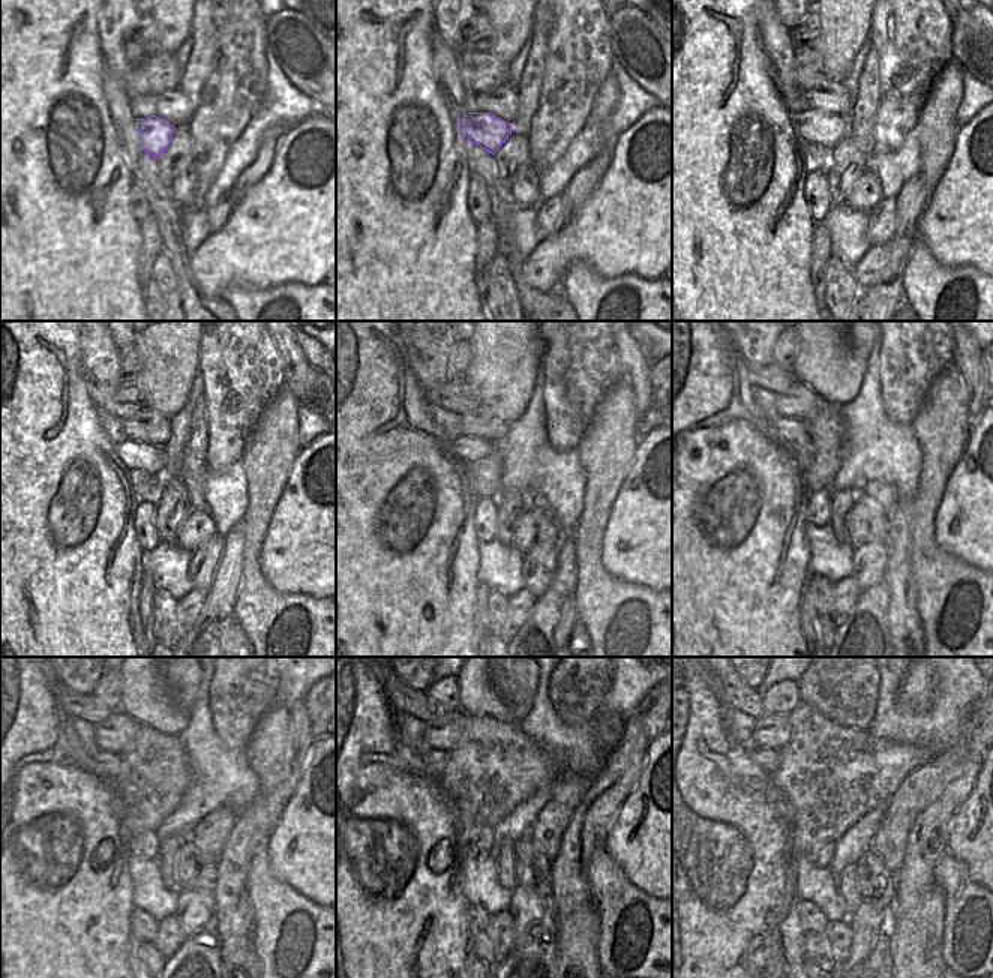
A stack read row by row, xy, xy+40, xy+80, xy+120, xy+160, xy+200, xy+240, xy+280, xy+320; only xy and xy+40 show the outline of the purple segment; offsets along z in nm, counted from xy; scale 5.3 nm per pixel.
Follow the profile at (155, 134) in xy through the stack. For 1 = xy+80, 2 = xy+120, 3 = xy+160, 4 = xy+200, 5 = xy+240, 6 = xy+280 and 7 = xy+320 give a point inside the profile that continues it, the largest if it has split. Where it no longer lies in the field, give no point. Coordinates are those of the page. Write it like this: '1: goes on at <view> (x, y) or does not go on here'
1: goes on at xy+80 (818, 126)
2: goes on at xy+120 (134, 455)
3: goes on at xy+160 (467, 449)
4: goes on at xy+200 (791, 431)
5: goes on at xy+240 (110, 764)
6: goes on at xy+280 (434, 759)
7: goes on at xy+320 (768, 759)

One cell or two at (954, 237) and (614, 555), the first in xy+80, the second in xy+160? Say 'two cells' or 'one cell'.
one cell

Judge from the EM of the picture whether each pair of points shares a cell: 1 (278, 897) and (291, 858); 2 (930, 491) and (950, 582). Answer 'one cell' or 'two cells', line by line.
1: two cells
2: one cell

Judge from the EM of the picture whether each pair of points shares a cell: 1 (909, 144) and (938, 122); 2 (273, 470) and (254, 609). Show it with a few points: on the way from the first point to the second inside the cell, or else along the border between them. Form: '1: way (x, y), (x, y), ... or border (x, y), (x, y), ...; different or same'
1: border (915, 128), (921, 159), (920, 173); different
2: way (260, 504), (254, 524), (252, 575); same

